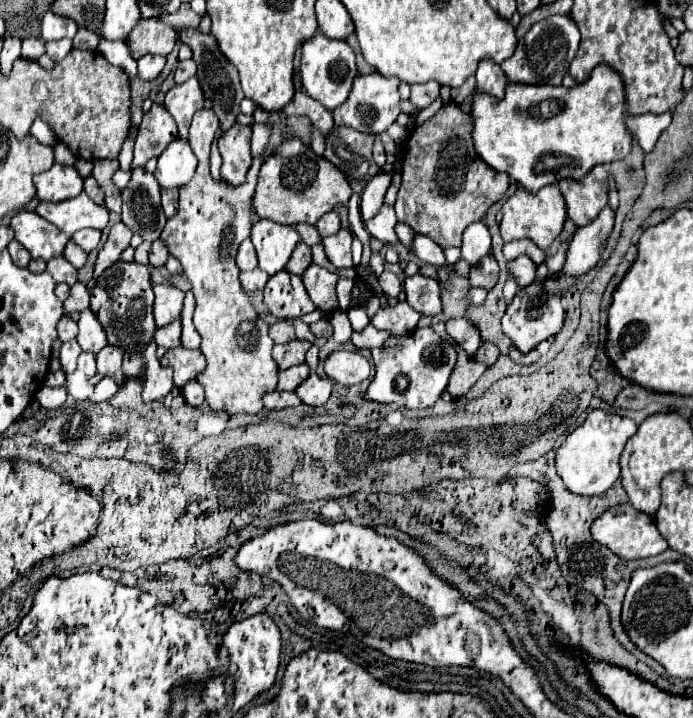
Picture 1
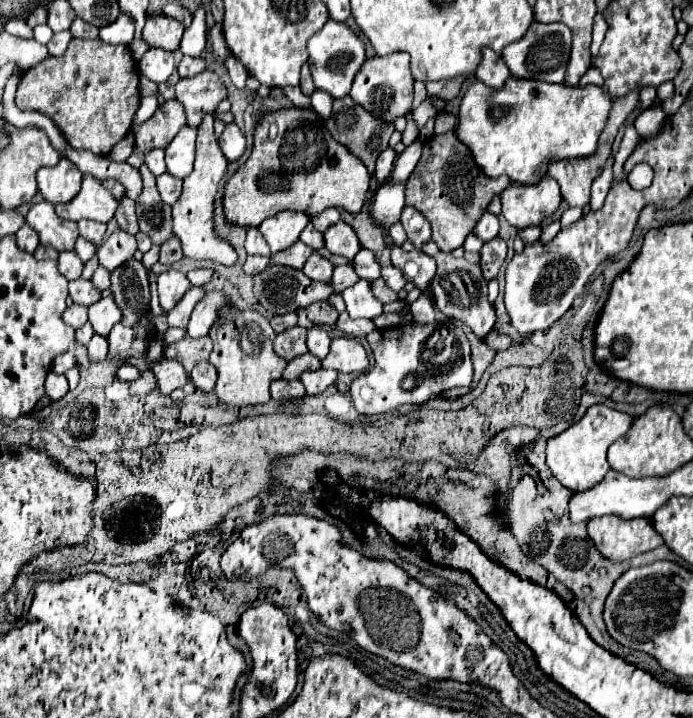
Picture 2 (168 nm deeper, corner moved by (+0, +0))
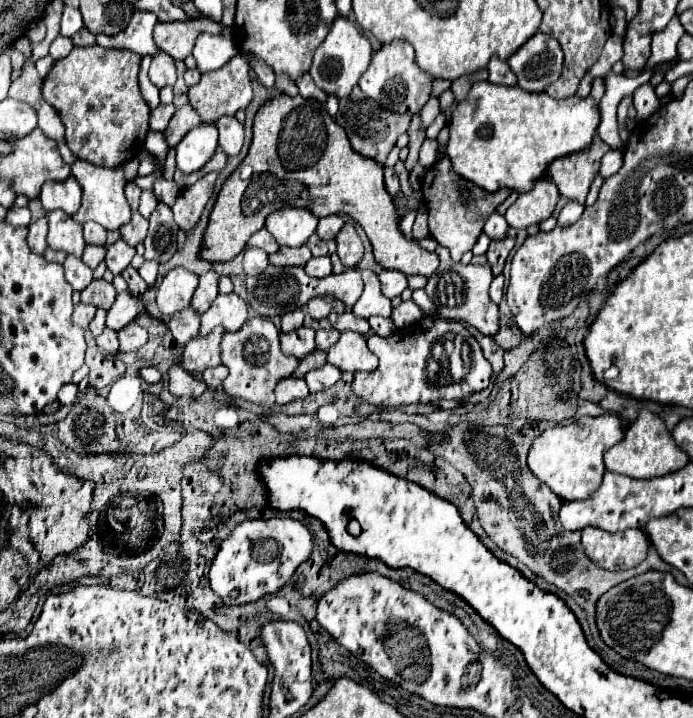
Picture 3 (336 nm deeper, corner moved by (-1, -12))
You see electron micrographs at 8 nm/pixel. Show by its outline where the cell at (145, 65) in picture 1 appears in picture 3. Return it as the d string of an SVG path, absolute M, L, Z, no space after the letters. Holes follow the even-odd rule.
M160 53L152 59L150 65L150 81L156 87L166 87L166 85L174 85L176 83L176 67L174 67L174 59L166 53Z

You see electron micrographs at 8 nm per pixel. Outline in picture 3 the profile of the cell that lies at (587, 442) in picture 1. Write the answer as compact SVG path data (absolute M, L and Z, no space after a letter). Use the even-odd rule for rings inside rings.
M614 415L580 417L570 425L556 425L542 431L530 445L528 467L562 501L586 499L598 489L604 475L604 453L624 437L624 427Z

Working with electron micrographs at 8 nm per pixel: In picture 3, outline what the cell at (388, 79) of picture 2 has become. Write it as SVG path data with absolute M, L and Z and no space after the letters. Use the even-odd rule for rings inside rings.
M408 41L384 43L372 55L370 67L360 77L360 87L366 97L370 97L370 99L386 105L390 111L398 111L398 113L406 113L410 109L412 109L412 113L420 111L432 95L432 83L434 83L434 77L416 65L414 49Z

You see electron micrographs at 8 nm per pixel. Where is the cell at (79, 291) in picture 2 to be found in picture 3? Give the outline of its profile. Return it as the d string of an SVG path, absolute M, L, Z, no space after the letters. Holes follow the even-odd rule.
M104 279L92 281L84 291L82 291L82 303L92 303L96 307L110 309L116 299L116 289L112 283L106 283Z

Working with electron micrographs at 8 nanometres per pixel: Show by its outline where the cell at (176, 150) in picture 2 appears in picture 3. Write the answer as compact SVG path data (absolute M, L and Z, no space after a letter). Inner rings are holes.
M202 123L190 133L176 147L176 163L184 173L204 167L218 146L218 129L214 123Z

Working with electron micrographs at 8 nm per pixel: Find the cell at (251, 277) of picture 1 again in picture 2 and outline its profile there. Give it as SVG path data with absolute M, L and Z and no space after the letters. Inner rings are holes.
M251 255L251 257L247 257L247 261L245 261L245 265L243 265L243 271L253 277L253 275L259 275L261 271L265 271L267 265L269 265L269 257Z

